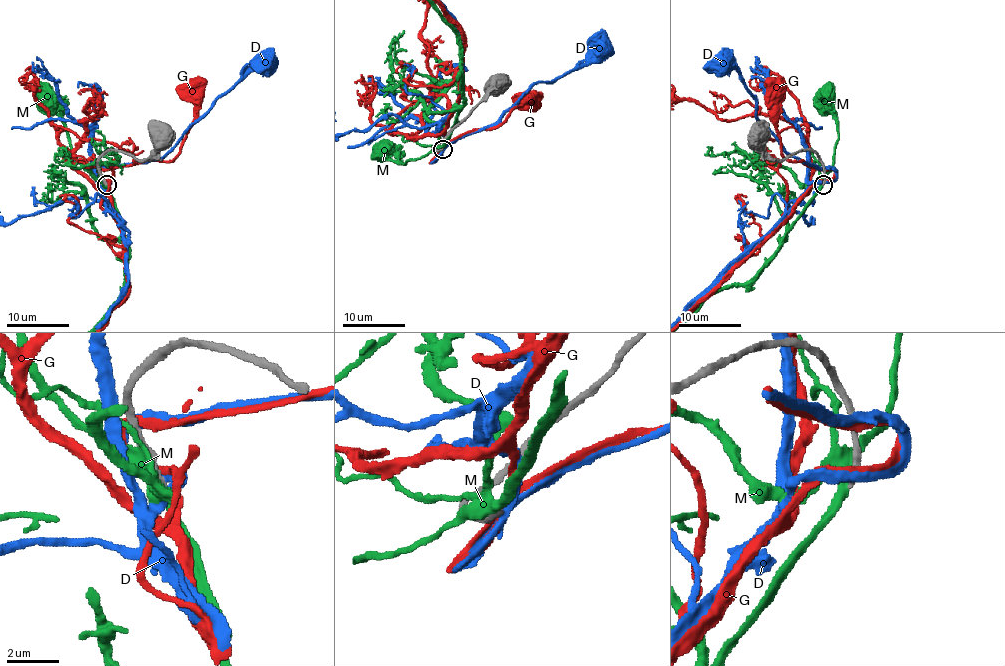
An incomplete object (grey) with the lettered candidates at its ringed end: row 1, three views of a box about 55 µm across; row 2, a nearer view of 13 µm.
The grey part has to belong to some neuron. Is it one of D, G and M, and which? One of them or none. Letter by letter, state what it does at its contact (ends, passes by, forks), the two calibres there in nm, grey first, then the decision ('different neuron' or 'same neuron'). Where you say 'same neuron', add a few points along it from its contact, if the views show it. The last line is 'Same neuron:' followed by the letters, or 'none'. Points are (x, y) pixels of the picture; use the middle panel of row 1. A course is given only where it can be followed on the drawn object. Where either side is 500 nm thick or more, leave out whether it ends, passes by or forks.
D: it passes by; 300 nm thick on the grey side, 300 nm on the other; different neuron
G: it passes by; 320 nm thick on the grey side, 260 nm on the other; different neuron
M: it passes by; 300 nm thick on the grey side, 440 nm on the other; different neuron
Same neuron: none

